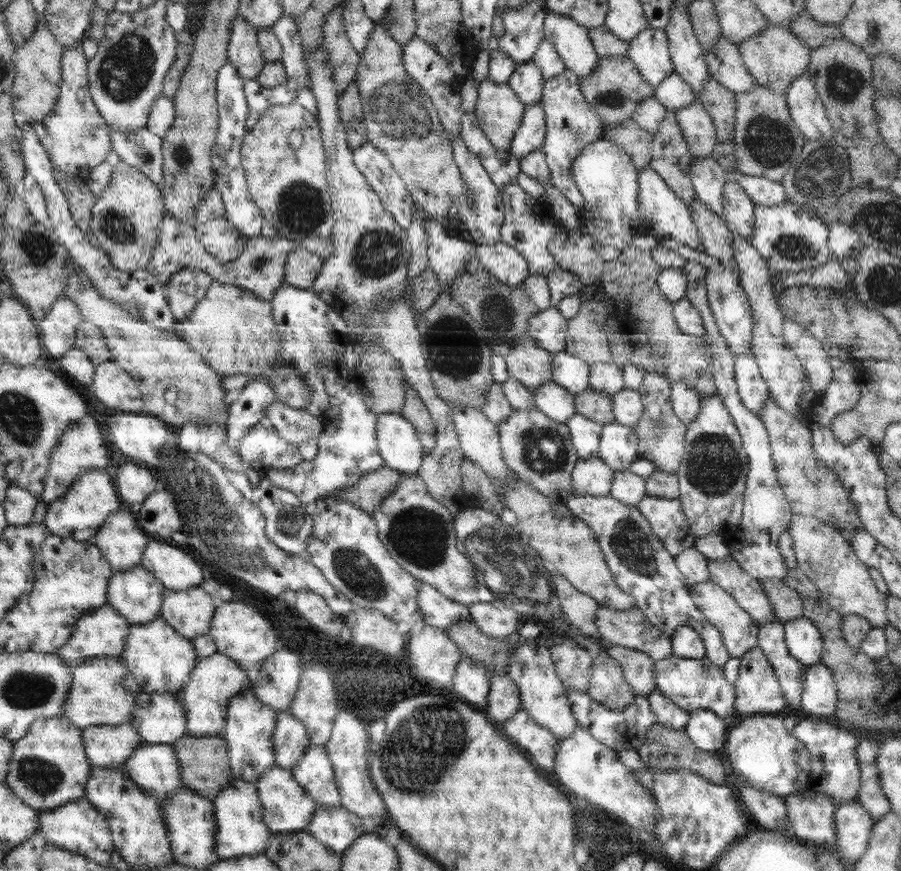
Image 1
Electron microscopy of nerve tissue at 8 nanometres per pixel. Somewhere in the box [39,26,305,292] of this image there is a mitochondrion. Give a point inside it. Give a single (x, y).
(127, 69)

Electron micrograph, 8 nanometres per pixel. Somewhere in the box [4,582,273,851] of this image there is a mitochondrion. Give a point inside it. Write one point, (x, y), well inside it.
(42, 777)

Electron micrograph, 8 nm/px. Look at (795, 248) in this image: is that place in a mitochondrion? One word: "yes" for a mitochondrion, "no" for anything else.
yes

